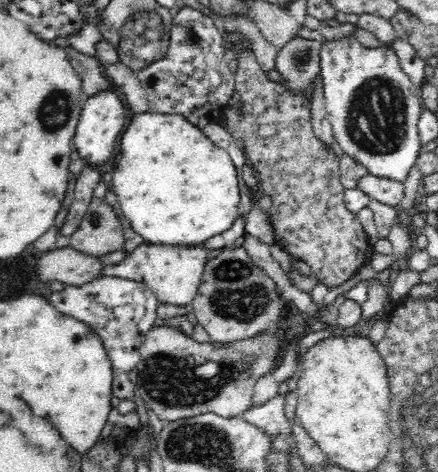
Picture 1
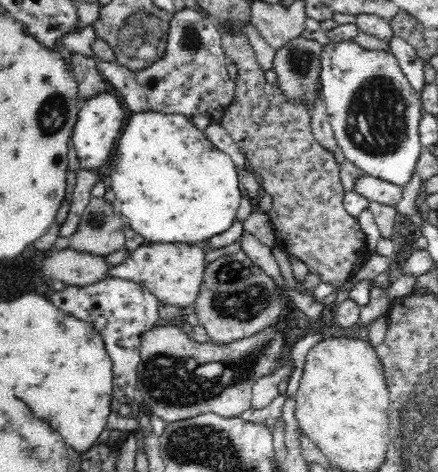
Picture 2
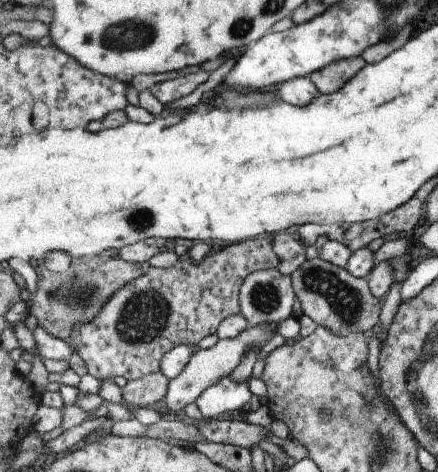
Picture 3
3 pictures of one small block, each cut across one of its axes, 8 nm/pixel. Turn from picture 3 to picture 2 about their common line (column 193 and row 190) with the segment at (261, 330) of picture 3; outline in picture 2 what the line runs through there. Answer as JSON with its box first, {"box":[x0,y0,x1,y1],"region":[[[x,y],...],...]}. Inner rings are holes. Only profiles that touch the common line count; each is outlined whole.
{"box":[356,176,402,206],"region":[[[362,176],[356,180],[356,192],[360,192],[362,196],[366,196],[370,202],[380,202],[386,206],[396,206],[402,198],[402,186],[390,180],[382,180],[382,178],[374,178],[374,176]]]}

